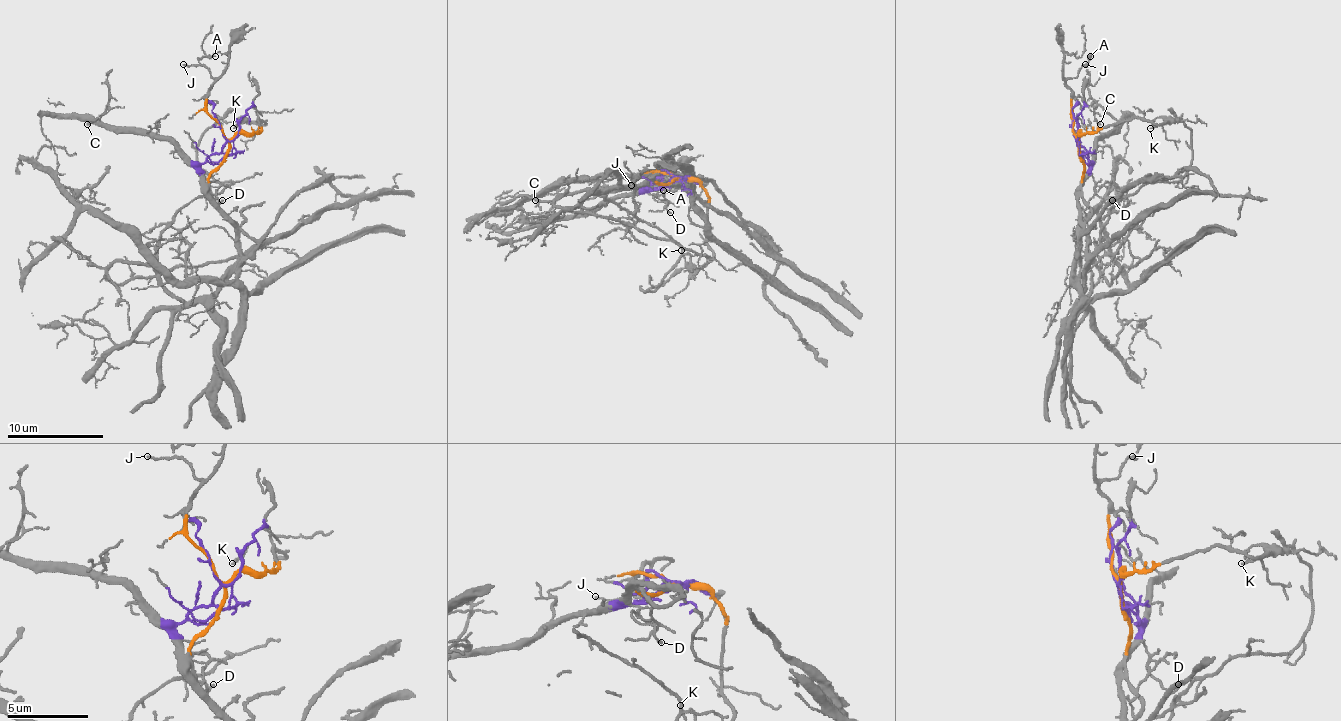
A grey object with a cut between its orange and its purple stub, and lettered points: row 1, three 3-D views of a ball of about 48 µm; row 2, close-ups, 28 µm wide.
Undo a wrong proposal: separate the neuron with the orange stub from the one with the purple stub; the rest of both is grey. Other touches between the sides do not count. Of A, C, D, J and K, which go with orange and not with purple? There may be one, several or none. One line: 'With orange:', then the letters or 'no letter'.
With orange: A, J, K

